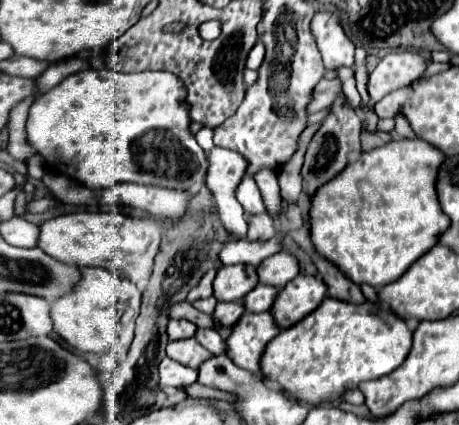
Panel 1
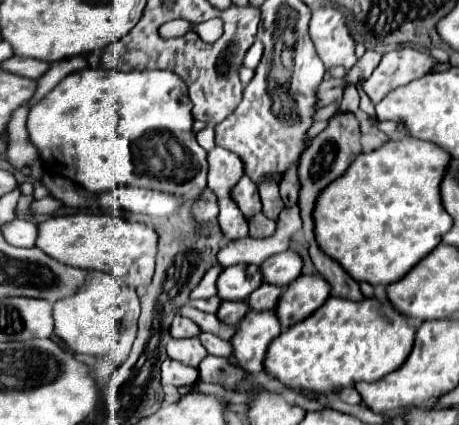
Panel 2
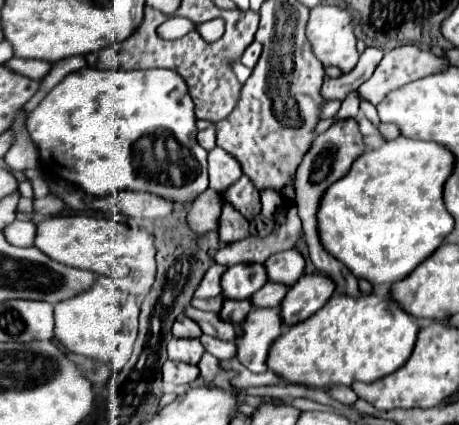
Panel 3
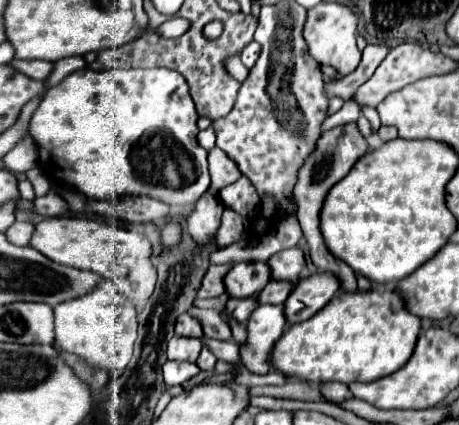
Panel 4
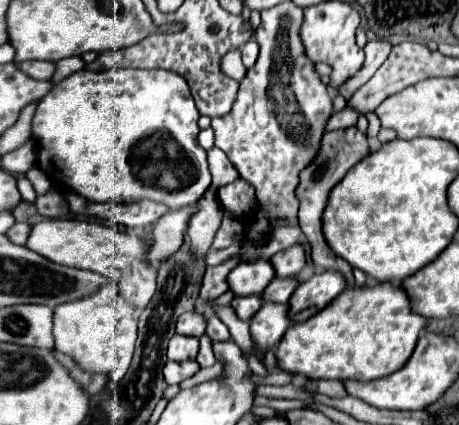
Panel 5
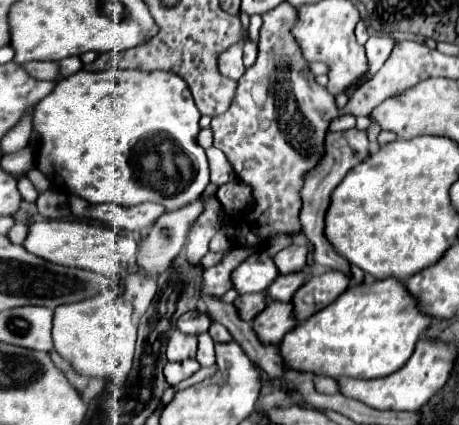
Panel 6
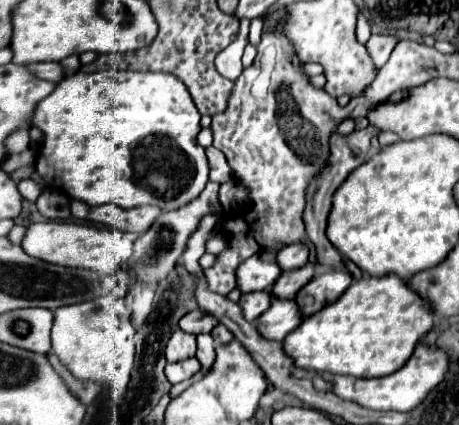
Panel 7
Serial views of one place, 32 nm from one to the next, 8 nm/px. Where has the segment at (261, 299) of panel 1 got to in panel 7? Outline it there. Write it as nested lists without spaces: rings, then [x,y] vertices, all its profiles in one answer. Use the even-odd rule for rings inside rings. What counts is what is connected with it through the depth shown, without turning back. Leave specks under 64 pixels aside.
[[[306,264],[304,268],[294,270],[294,272],[284,272],[270,288],[270,294],[280,300],[290,300],[312,278],[312,274],[314,274],[314,264]]]

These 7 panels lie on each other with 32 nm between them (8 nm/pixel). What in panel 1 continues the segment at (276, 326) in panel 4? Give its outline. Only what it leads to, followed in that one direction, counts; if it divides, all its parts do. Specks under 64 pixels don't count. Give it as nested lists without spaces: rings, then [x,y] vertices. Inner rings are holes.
[[[244,312],[244,316],[232,326],[230,336],[226,338],[226,354],[236,366],[248,372],[258,372],[260,356],[266,344],[276,334],[278,328],[268,312],[262,314]]]

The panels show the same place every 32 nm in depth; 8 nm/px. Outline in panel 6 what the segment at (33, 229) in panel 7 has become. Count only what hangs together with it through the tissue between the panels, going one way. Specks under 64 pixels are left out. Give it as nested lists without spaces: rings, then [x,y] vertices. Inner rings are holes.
[[[44,220],[30,226],[28,238],[24,248],[44,260],[62,266],[74,266],[82,270],[100,272],[108,278],[120,276],[124,288],[124,300],[132,304],[136,314],[144,314],[156,294],[156,280],[150,272],[144,272],[136,264],[138,256],[138,240],[132,234],[116,230],[106,224],[92,224],[92,222],[78,222],[78,220]]]

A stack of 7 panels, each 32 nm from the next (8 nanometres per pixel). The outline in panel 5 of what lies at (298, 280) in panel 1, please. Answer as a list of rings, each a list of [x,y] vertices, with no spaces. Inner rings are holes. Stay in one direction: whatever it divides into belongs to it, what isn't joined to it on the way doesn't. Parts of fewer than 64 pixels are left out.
[[[338,272],[314,274],[310,280],[300,282],[288,300],[290,322],[304,322],[322,310],[332,298],[344,290],[344,278]]]

